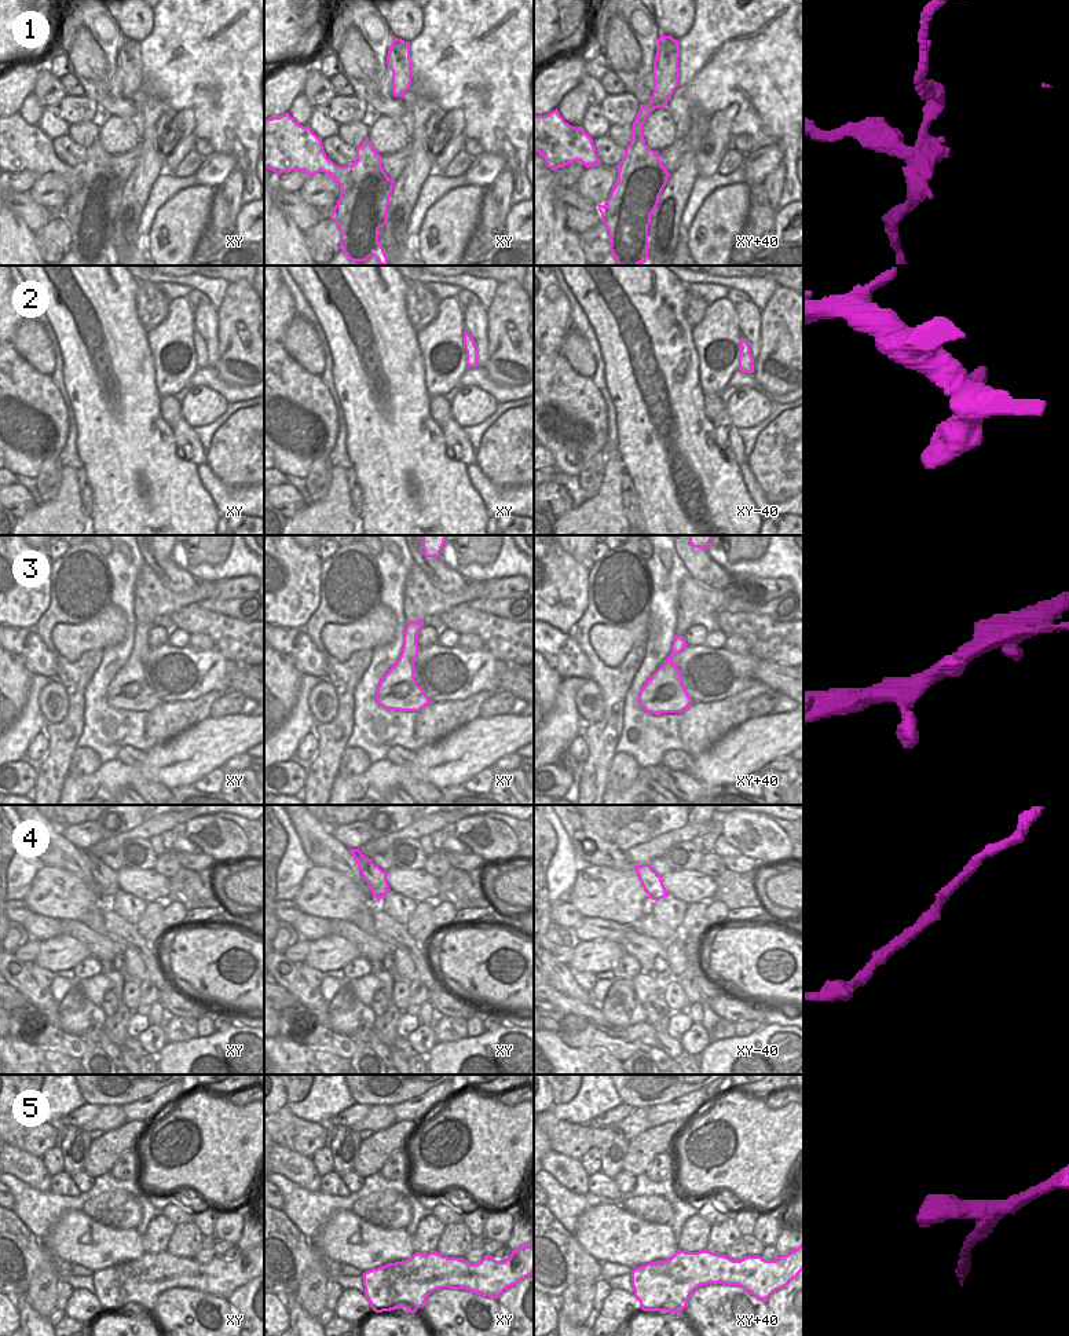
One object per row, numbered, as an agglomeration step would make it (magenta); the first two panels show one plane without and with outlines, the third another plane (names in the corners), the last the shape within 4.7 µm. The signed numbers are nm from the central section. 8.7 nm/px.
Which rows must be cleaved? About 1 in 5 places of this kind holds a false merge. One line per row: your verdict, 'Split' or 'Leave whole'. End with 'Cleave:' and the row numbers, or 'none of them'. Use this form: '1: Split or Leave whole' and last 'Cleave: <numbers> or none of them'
1: Split
2: Leave whole
3: Leave whole
4: Leave whole
5: Leave whole
Cleave: 1

